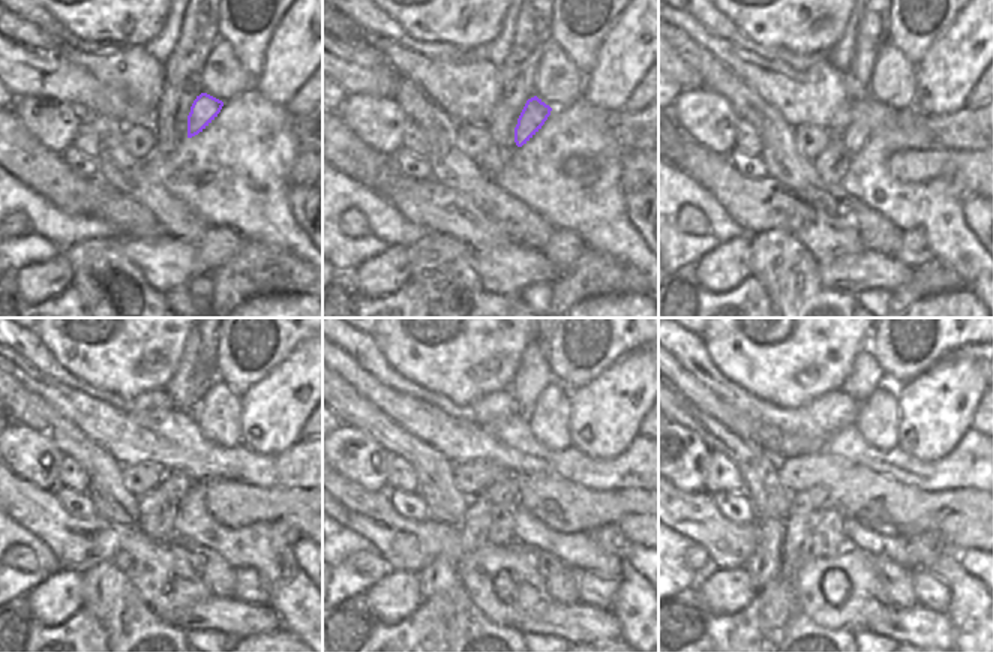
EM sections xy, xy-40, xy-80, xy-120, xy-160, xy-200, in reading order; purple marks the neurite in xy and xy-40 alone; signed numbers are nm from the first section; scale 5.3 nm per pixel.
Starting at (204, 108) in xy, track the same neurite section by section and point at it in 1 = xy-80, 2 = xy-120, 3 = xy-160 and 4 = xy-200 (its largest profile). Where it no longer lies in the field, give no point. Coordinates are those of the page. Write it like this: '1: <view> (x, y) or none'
1: xy-80 (855, 135)
2: xy-120 (174, 483)
3: xy-160 (504, 490)
4: xy-200 (818, 498)

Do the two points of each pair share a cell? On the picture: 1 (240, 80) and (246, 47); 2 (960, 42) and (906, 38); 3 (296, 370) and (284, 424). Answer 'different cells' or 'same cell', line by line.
1: different cells
2: different cells
3: same cell

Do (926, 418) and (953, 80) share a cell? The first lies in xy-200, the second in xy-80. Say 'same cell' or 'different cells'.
same cell

